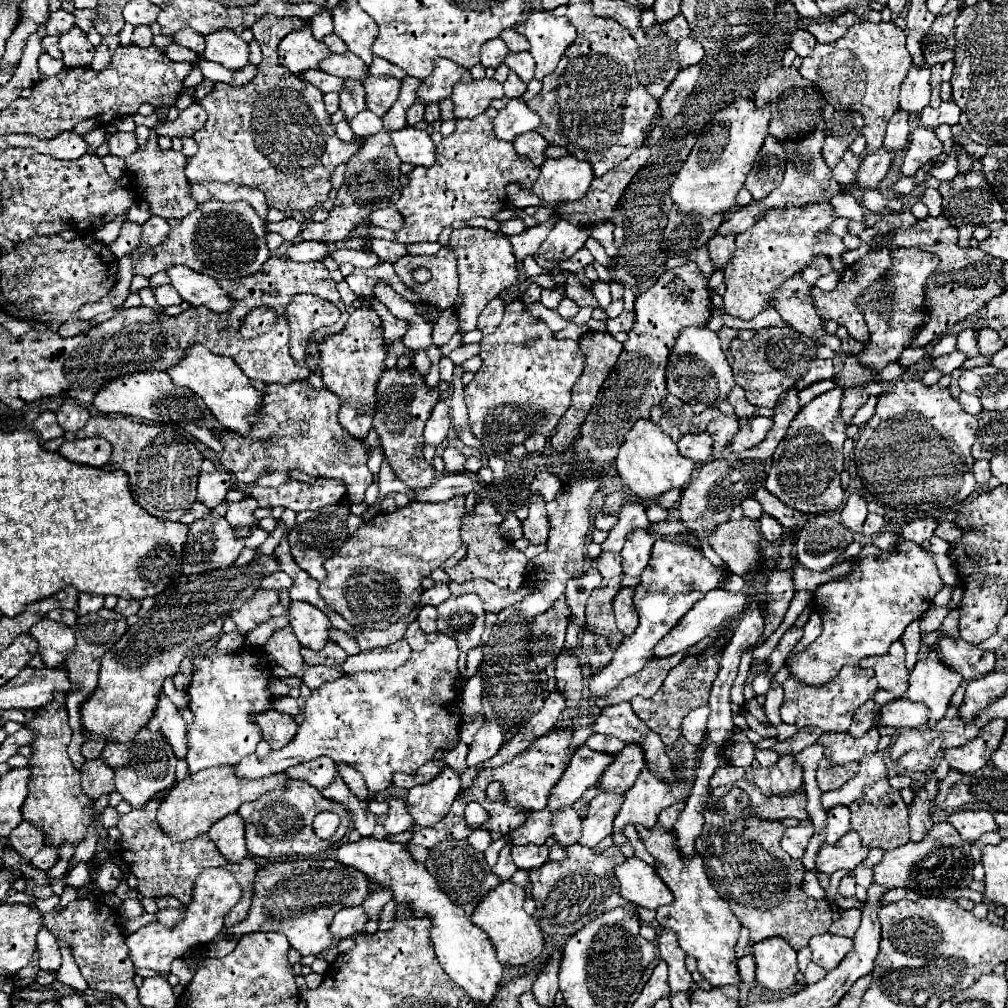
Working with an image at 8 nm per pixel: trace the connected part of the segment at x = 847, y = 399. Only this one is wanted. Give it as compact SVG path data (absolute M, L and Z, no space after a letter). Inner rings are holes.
M862 386L848 388L848 390L844 392L844 400L842 400L842 418L844 418L846 424L852 420L852 416L856 414L856 410L858 410L860 406L866 404L868 398L870 398L870 396L868 396L866 390L862 390Z

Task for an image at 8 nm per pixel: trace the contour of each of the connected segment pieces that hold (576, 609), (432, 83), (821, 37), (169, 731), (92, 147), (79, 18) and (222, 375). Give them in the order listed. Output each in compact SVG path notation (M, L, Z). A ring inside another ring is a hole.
M590 566L590 570L586 572L586 576L574 578L574 580L568 582L566 598L568 598L570 610L572 610L570 620L576 622L578 626L584 626L584 624L586 624L586 616L584 616L586 600L590 598L590 592L592 592L600 582L602 582L602 576L598 576L596 566Z
M434 58L434 70L420 82L416 94L422 102L440 102L452 94L456 82L472 82L470 72L452 60Z
M846 12L834 20L824 20L824 22L812 22L806 26L806 30L824 44L836 42L838 38L842 38L846 34L846 30L858 20L858 16L854 12Z
M160 694L158 710L154 710L154 716L148 722L148 728L154 730L154 732L156 730L162 732L166 736L166 740L170 742L170 746L174 748L174 754L178 758L184 758L186 756L186 744L188 744L188 738L186 738L186 722L178 714L176 706L164 694Z
M96 128L96 130L88 132L88 134L84 134L82 138L84 138L84 142L88 144L88 152L90 152L90 154L96 154L96 148L98 148L102 142L106 142L106 132L104 132L104 128Z
M74 10L72 12L76 16L76 26L84 32L88 32L92 28L92 20L96 18L96 10Z
M192 346L190 352L166 372L176 386L186 386L194 394L198 394L208 406L208 410L212 412L212 416L224 428L248 436L250 424L246 422L246 416L256 414L260 410L260 394L250 384L250 378L246 378L246 374L238 368L238 364L232 358L210 354L210 350L206 350L204 346Z

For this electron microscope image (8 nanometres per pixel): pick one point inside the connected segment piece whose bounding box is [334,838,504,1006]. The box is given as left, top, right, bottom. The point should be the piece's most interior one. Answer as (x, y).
(463, 950)

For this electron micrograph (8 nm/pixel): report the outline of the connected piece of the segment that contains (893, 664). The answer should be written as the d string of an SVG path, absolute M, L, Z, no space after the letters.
M894 642L888 654L878 658L864 658L860 662L862 668L872 668L876 672L878 684L892 692L894 696L904 696L908 690L908 670L904 664L904 646L902 642Z

